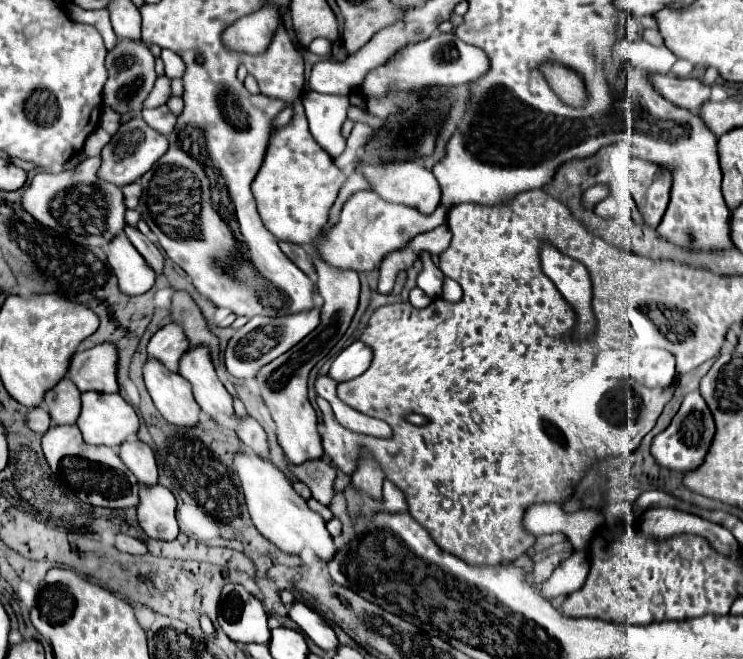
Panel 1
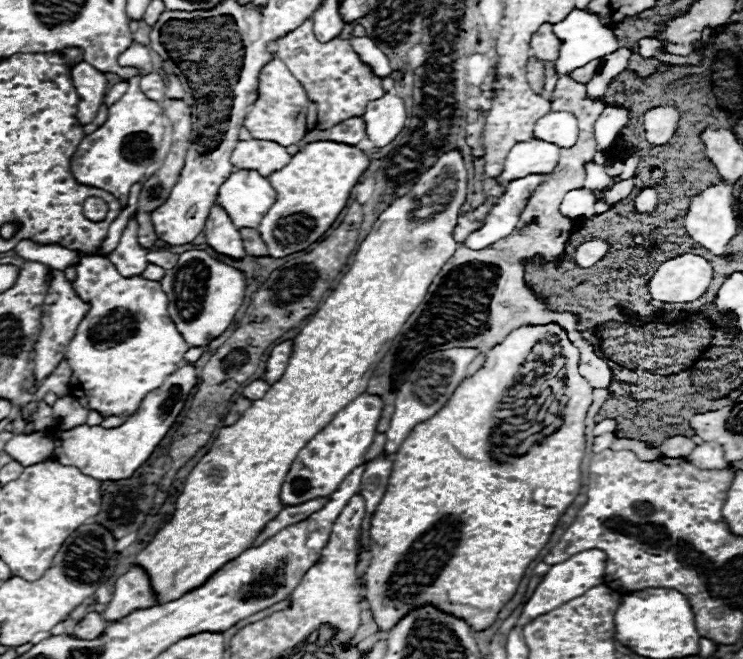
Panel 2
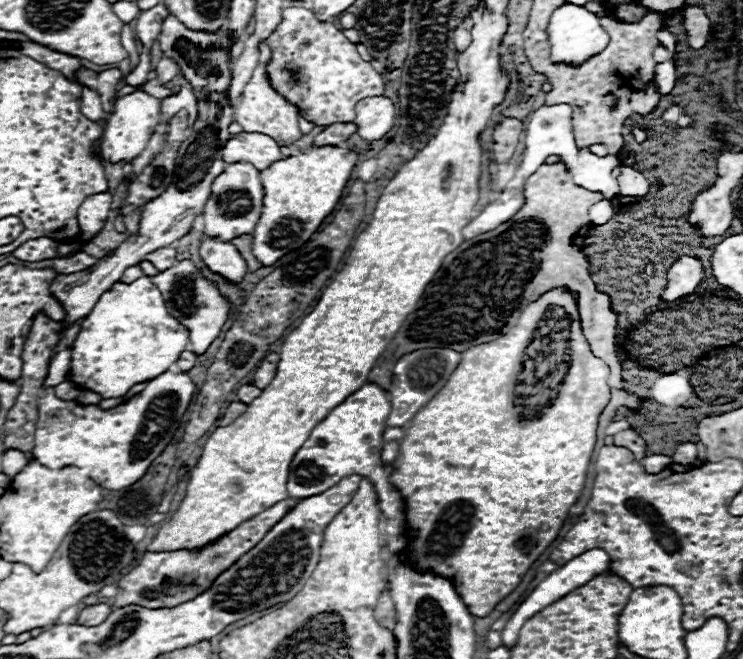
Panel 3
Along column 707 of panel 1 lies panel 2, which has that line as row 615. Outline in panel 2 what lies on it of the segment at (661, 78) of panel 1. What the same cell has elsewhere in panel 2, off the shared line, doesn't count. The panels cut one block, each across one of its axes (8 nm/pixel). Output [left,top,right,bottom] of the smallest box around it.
[74,612,108,640]

